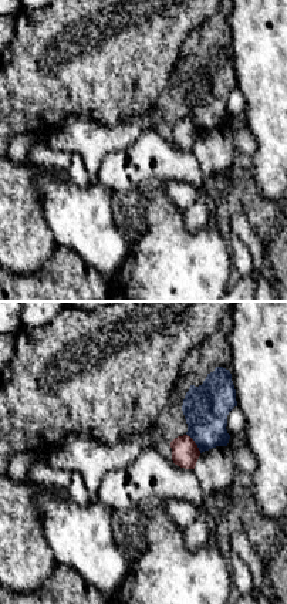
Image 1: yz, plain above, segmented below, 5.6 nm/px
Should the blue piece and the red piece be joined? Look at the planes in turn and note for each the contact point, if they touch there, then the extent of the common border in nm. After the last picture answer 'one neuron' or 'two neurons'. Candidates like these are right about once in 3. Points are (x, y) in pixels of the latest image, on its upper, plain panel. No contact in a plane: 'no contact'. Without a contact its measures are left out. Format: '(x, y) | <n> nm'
(195, 124) | 140 nm

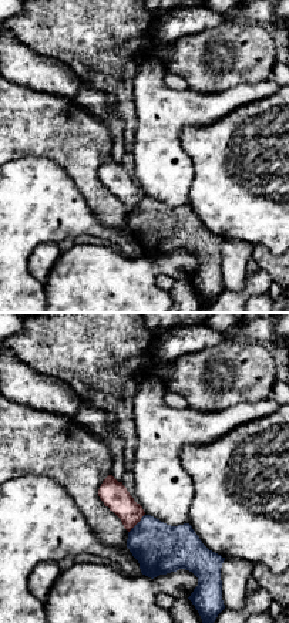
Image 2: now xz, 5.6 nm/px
(137, 205) | 140 nm

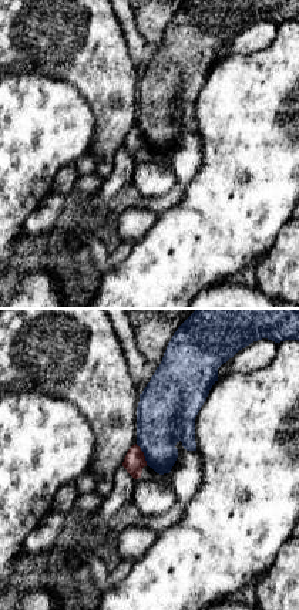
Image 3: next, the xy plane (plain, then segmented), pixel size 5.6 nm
(144, 135) | 140 nm

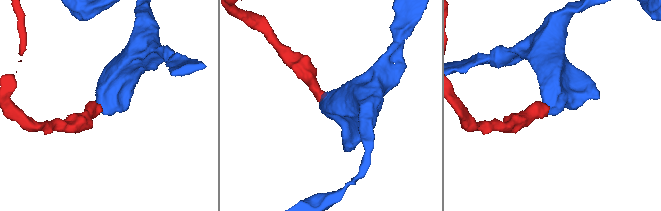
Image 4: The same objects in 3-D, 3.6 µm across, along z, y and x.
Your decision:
two neurons

